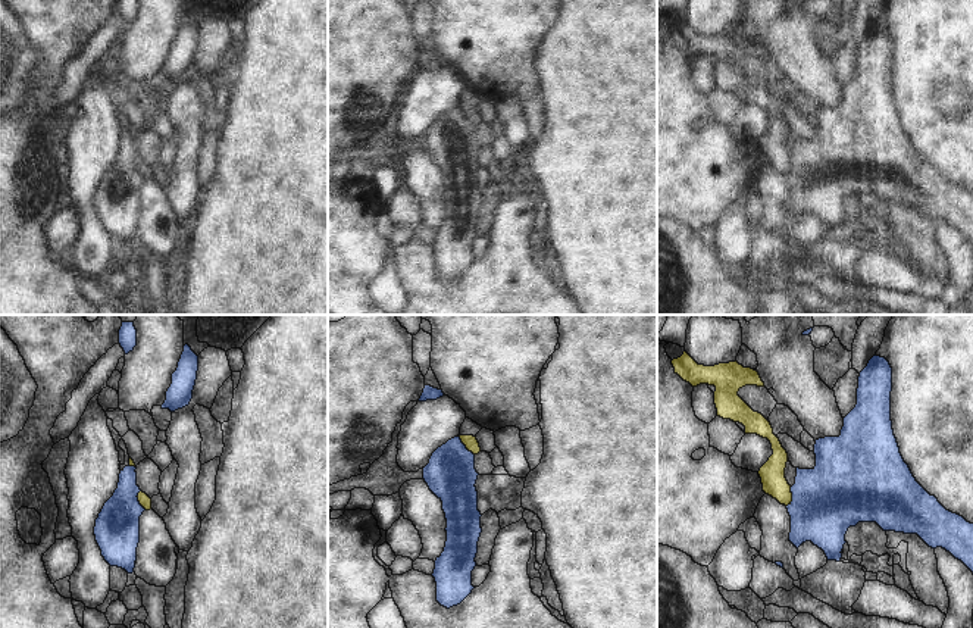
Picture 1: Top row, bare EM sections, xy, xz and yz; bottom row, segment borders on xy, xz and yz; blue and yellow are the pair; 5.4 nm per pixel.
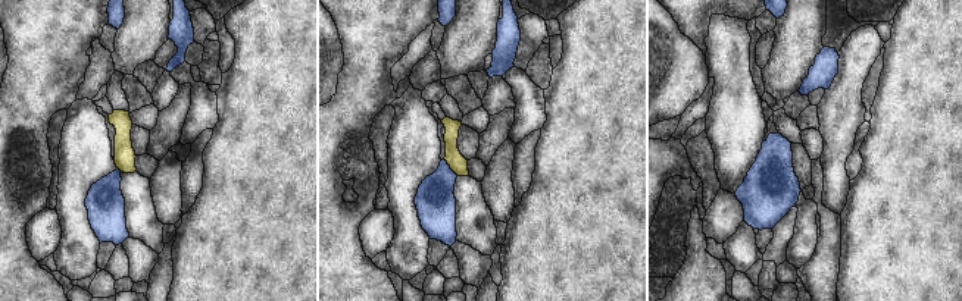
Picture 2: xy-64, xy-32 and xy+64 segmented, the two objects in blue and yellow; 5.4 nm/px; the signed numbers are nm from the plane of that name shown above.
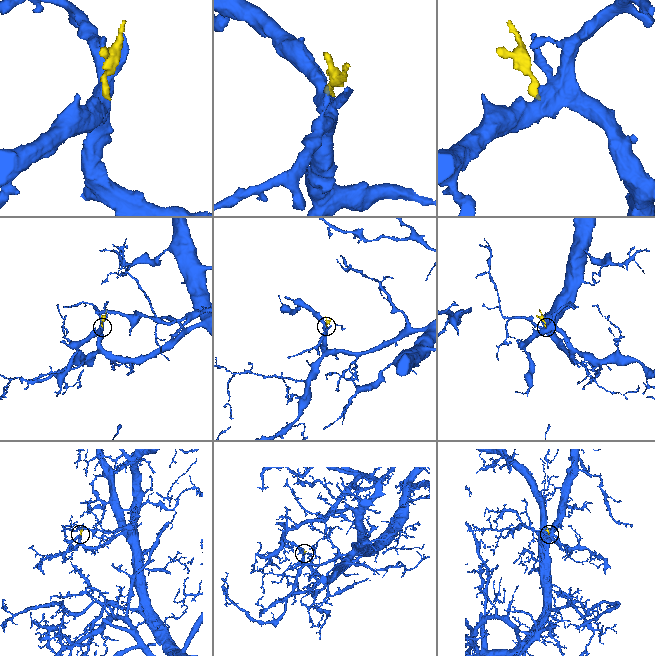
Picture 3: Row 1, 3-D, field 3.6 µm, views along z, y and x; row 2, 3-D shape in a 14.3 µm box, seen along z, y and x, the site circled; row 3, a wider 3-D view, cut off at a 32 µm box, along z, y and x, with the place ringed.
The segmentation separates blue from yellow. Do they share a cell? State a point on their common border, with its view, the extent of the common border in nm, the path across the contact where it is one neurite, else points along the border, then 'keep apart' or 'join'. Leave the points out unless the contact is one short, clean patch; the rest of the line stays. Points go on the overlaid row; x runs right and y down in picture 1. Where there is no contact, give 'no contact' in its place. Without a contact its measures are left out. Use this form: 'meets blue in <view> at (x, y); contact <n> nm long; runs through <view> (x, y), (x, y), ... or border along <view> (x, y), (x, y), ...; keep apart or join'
meets blue in yz at (792, 497); contact 110 nm long; border along yz (791, 487), (791, 502), (787, 506); keep apart

